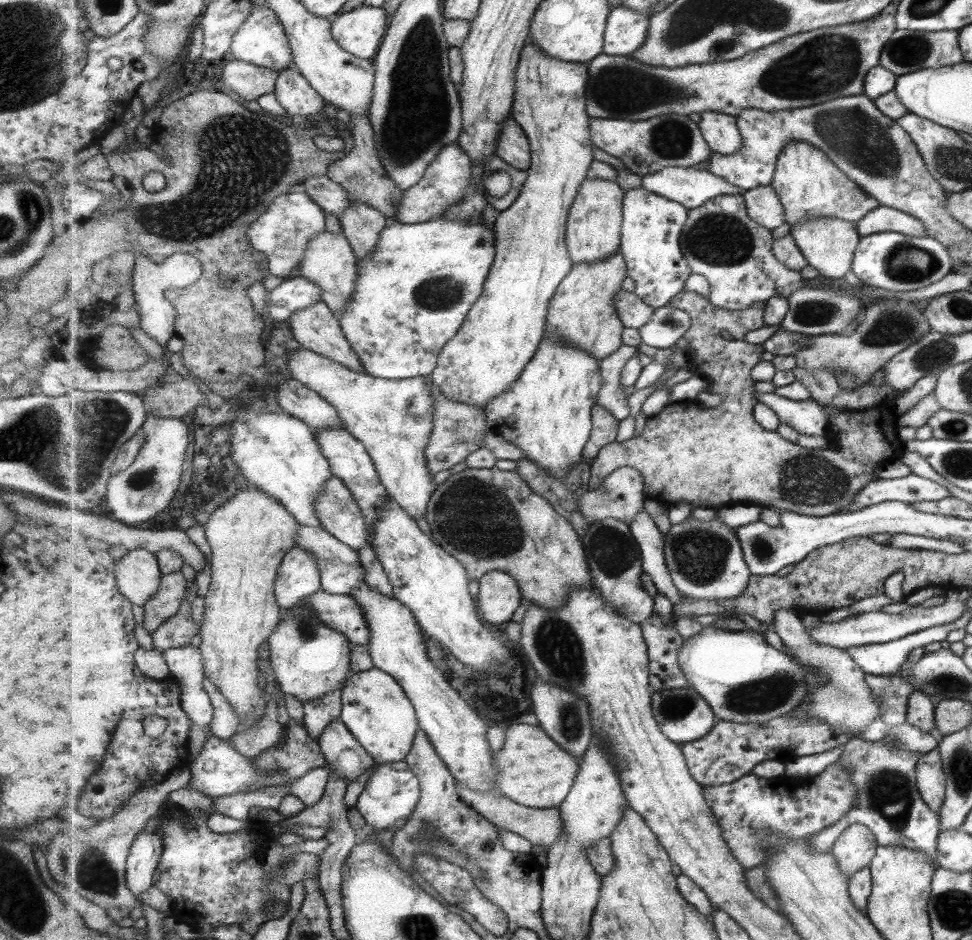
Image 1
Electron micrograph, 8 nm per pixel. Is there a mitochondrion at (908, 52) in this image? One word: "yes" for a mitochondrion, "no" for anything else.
yes

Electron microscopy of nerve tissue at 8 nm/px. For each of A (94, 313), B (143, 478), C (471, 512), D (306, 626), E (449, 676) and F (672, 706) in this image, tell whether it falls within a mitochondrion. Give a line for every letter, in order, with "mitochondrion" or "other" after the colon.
A: other
B: mitochondrion
C: mitochondrion
D: mitochondrion
E: other
F: mitochondrion

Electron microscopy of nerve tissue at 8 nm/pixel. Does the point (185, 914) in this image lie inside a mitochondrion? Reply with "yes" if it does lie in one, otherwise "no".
no

